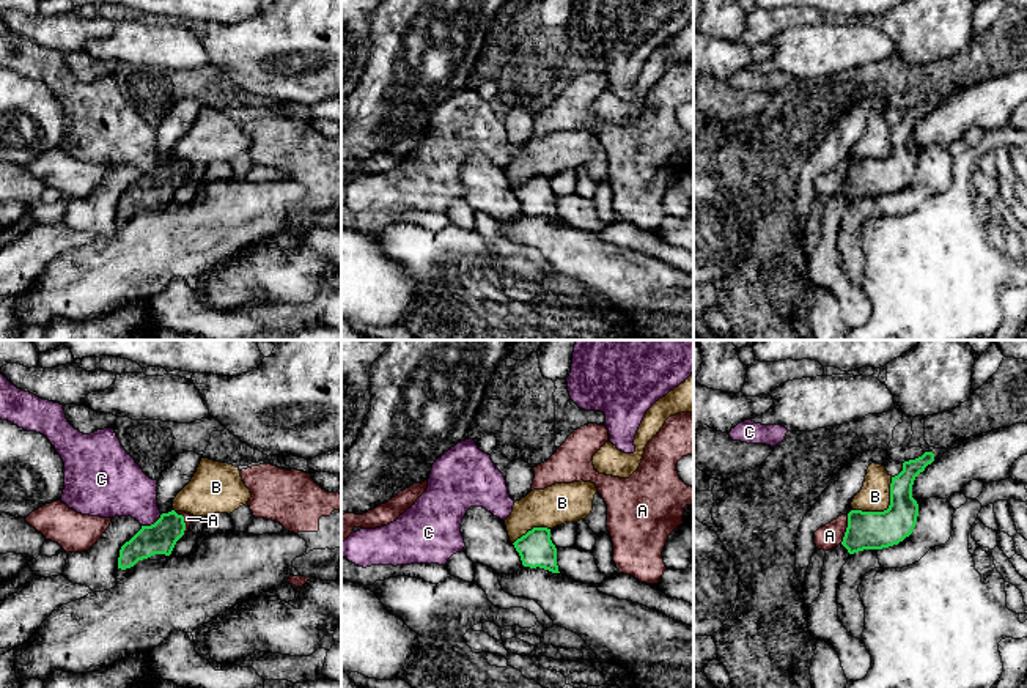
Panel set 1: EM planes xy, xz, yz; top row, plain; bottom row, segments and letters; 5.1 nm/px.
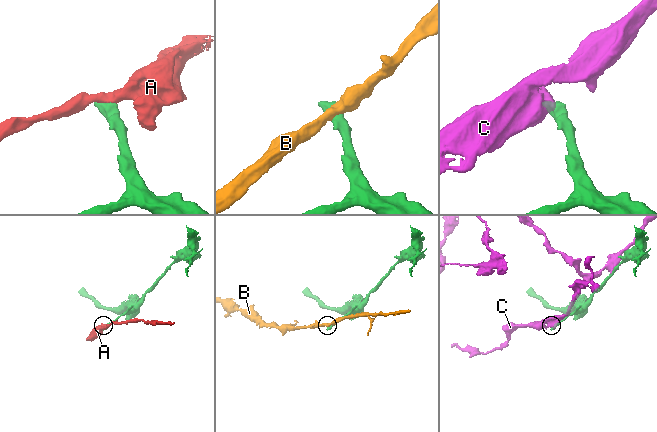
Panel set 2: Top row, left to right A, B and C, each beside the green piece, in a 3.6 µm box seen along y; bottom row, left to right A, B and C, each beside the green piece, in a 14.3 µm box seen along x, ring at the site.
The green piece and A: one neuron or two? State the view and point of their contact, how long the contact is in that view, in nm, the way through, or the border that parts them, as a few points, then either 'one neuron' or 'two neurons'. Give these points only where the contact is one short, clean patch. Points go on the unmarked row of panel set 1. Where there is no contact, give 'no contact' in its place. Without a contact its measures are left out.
contact yz (846, 177); length 160 nm; border yz (848, 162), (848, 172), (840, 191); two neurons

